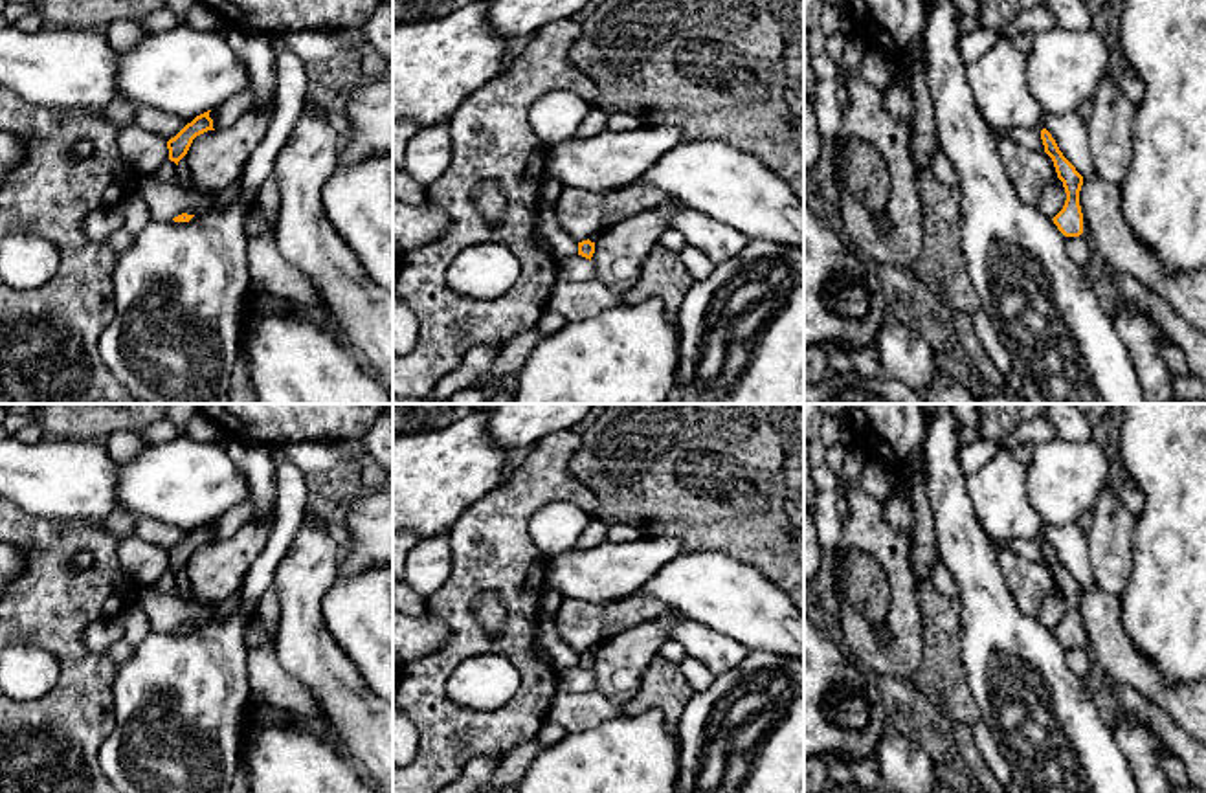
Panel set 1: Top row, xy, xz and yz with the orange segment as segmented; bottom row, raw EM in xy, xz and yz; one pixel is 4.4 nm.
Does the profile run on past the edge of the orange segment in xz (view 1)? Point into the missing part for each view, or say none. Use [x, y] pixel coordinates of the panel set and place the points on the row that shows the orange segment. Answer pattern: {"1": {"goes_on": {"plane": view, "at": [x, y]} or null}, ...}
{"1": {"goes_on": null}}

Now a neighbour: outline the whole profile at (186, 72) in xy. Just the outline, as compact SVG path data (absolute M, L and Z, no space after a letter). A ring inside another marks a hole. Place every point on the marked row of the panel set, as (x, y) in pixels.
M187 24L149 33L123 53L117 72L123 99L184 119L246 92L248 84L248 70L228 39Z

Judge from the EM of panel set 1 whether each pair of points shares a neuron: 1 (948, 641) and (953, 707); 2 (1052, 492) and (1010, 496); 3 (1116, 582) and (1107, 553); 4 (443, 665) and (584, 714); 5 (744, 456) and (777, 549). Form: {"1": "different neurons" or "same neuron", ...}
{"1": "same neuron", "2": "different neurons", "3": "same neuron", "4": "different neurons", "5": "same neuron"}

